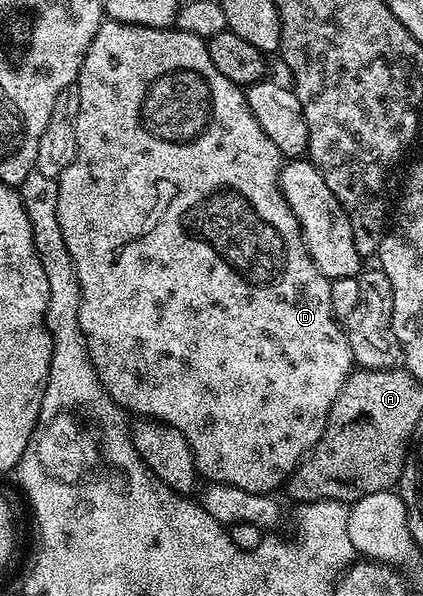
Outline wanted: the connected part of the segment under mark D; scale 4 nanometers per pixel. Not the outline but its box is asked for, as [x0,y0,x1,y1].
[56,18,355,495]

